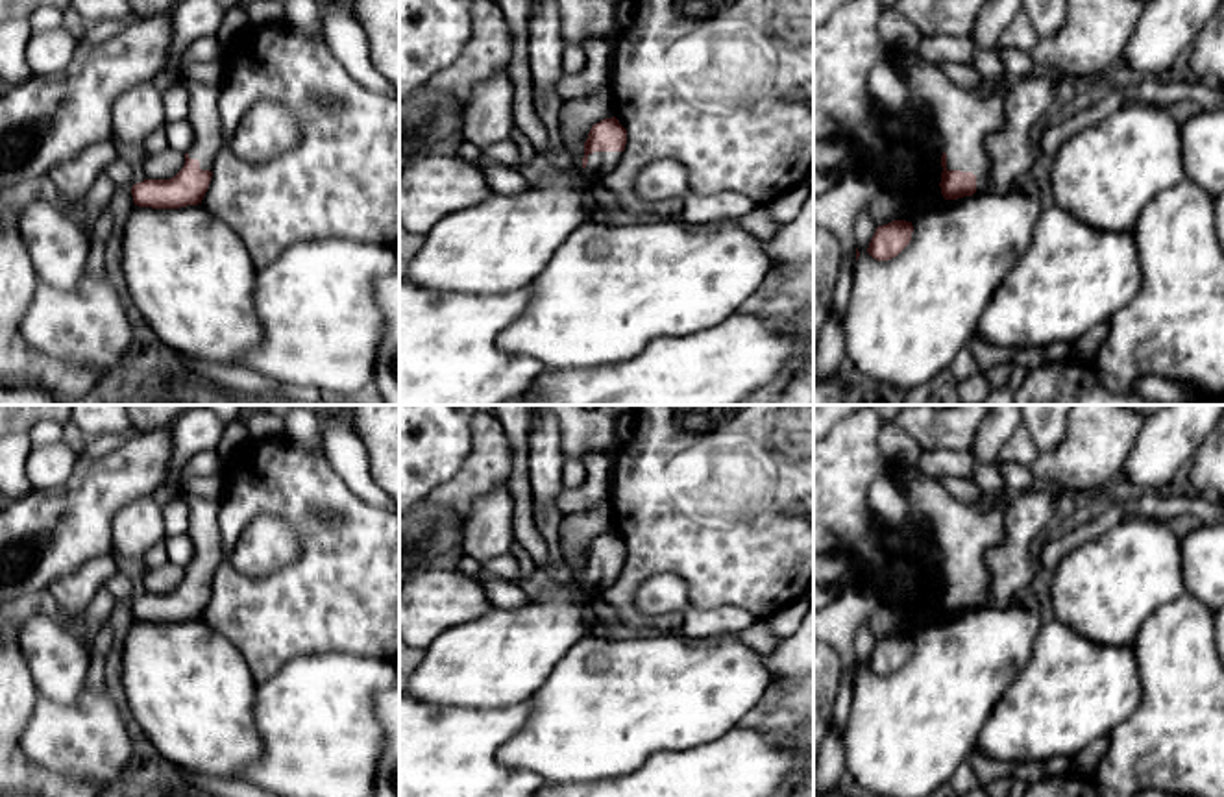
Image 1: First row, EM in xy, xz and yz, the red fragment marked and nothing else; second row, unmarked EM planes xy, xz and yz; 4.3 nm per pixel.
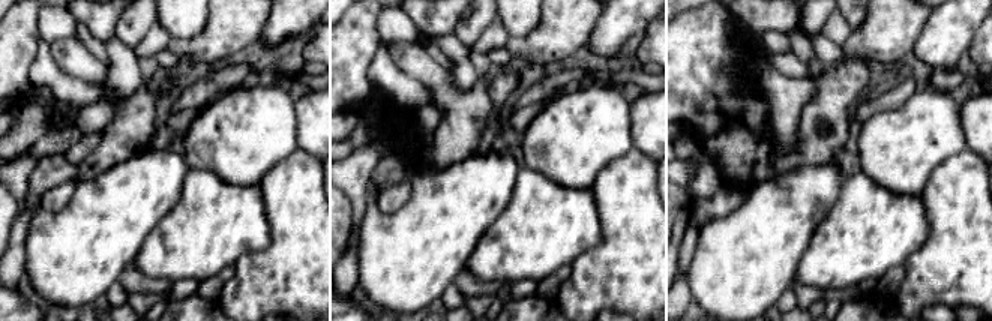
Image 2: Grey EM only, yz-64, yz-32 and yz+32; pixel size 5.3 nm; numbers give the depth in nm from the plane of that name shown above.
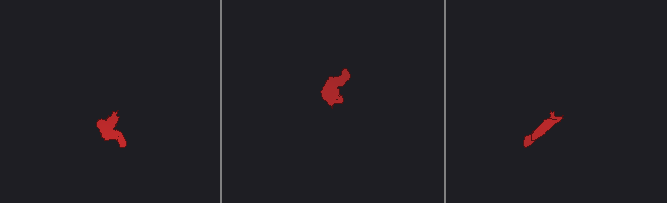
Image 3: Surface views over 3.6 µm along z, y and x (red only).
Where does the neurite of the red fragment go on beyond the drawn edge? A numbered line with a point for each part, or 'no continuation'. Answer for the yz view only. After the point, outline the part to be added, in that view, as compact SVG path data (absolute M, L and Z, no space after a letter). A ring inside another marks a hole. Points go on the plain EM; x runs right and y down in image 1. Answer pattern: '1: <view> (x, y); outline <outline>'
1: yz (964, 533); outline M897 464L891 470L891 483L932 523L934 540L945 555L947 584L973 586L976 605L982 605L989 588L985 553L1004 538L1002 505L976 510L950 496L917 464Z

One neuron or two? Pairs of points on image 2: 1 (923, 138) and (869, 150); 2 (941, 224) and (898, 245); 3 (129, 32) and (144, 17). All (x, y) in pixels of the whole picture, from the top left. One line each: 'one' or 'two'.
1: one
2: two
3: one

